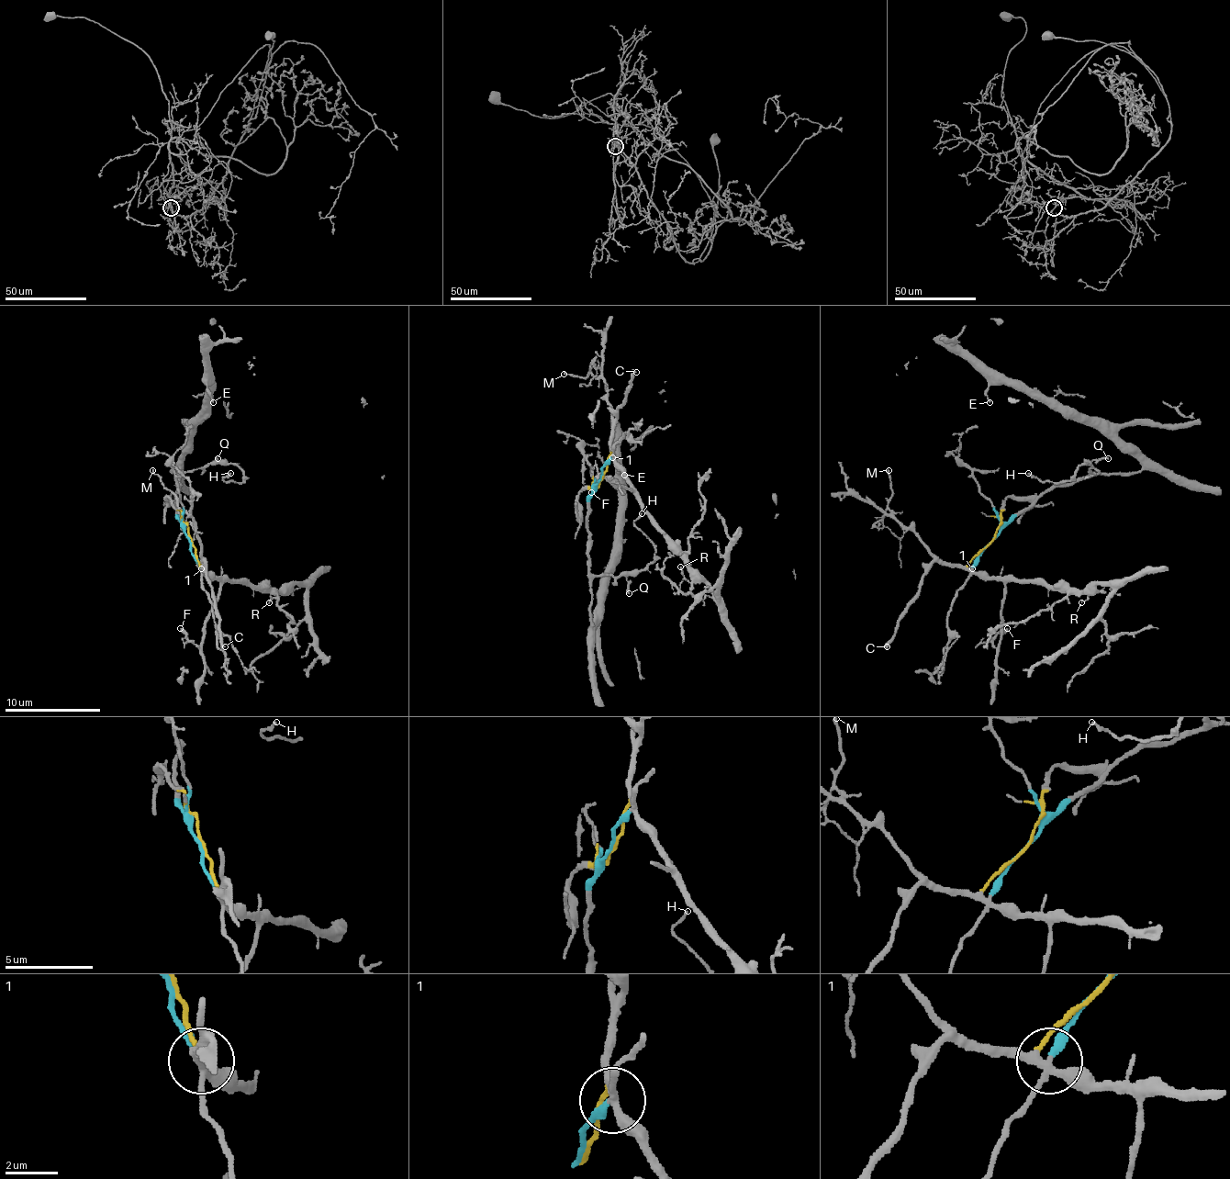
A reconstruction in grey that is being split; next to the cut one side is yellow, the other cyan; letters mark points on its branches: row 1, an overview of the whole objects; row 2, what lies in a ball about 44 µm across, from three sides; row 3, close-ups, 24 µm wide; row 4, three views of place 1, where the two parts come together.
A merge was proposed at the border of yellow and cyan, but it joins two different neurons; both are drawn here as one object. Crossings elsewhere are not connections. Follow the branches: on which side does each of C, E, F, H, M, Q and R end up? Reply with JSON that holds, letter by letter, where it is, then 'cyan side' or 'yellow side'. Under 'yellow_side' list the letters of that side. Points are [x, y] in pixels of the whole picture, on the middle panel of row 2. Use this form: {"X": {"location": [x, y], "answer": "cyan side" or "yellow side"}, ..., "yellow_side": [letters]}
{"C": {"location": [636, 372], "answer": "yellow side"}, "E": {"location": [624, 475], "answer": "cyan side"}, "F": {"location": [591, 492], "answer": "yellow side"}, "H": {"location": [642, 513], "answer": "cyan side"}, "M": {"location": [564, 374], "answer": "yellow side"}, "Q": {"location": [629, 593], "answer": "cyan side"}, "R": {"location": [680, 567], "answer": "yellow side"}, "yellow_side": ["C", "F", "M", "R"]}

